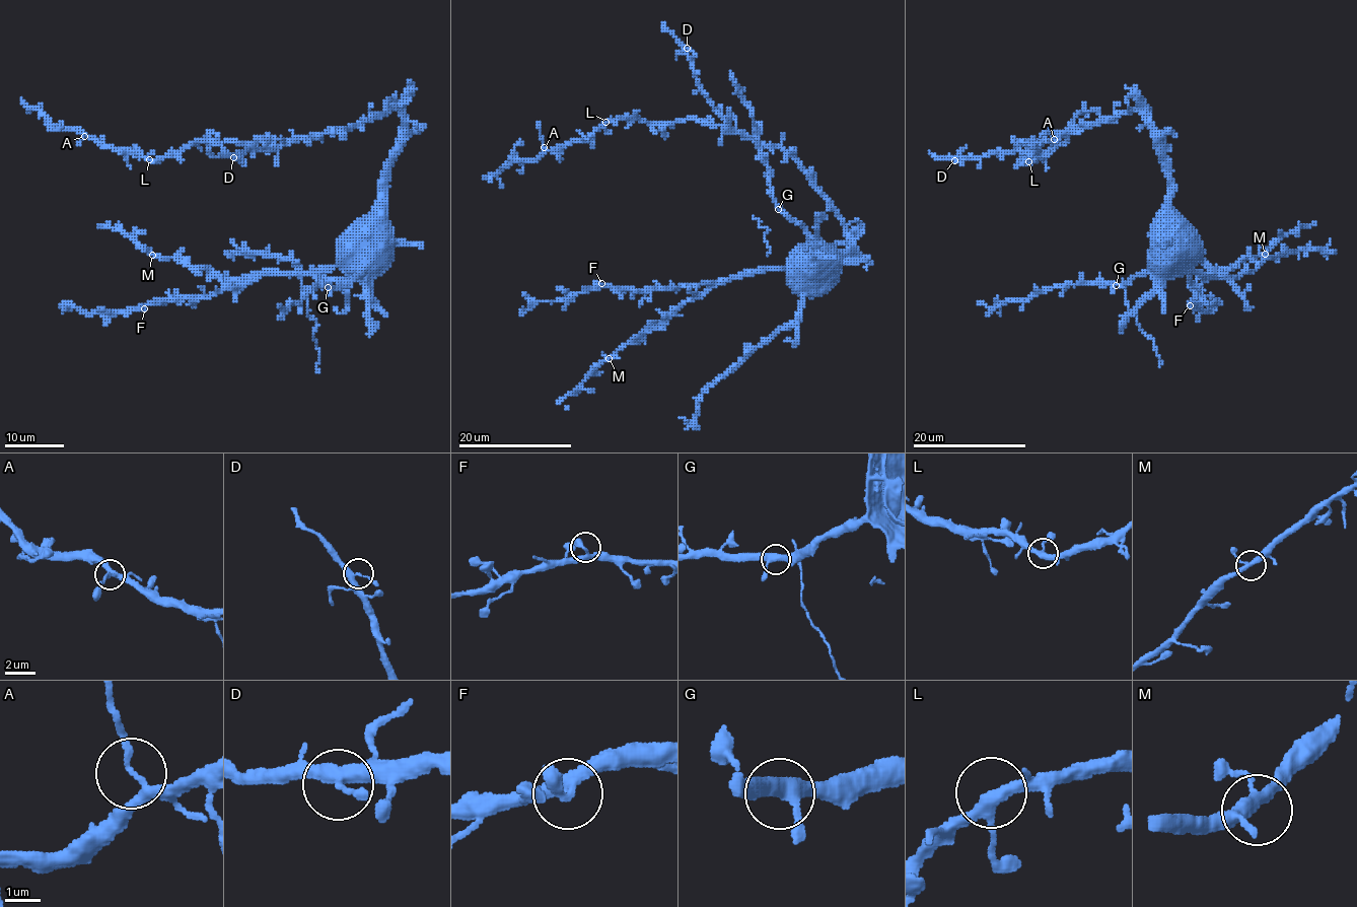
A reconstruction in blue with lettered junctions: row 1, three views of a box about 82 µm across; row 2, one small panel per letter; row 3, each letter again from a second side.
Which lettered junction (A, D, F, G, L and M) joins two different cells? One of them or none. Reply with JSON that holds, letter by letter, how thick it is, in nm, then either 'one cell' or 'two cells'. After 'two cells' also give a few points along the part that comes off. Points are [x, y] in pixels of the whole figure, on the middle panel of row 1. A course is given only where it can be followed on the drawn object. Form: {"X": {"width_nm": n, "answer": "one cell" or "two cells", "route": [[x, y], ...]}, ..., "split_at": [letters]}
{"A": {"width_nm": 200, "answer": "two cells", "route": [[544, 147], [538, 123]]}, "D": {"width_nm": 300, "answer": "one cell"}, "F": {"width_nm": 280, "answer": "one cell"}, "G": {"width_nm": 360, "answer": "one cell"}, "L": {"width_nm": 300, "answer": "one cell"}, "M": {"width_nm": 300, "answer": "one cell"}, "split_at": ["A"]}

